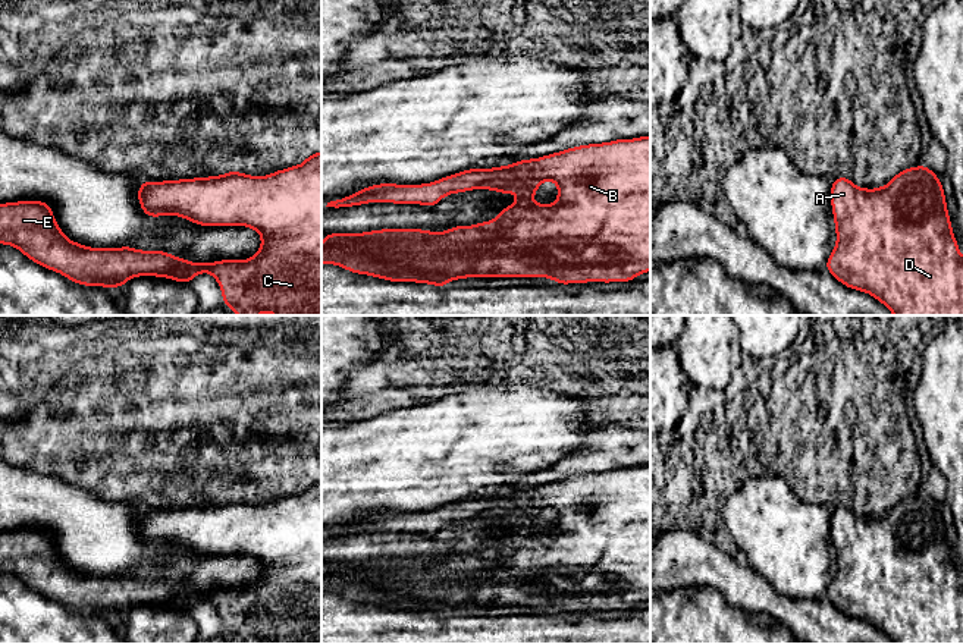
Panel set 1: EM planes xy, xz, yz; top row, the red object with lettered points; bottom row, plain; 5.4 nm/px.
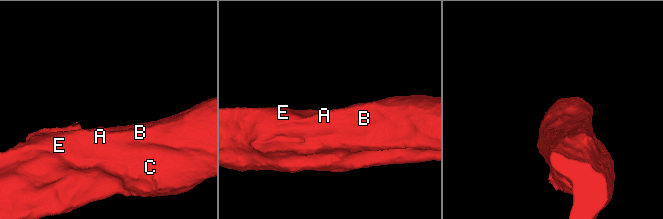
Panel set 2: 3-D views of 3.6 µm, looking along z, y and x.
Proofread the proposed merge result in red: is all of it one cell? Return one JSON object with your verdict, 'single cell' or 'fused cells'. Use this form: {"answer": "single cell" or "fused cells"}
{"answer": "single cell"}

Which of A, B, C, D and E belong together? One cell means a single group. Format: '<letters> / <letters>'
A B C D E

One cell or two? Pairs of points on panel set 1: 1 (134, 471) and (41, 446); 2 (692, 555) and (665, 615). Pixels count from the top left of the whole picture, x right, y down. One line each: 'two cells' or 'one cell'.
1: one cell
2: two cells

